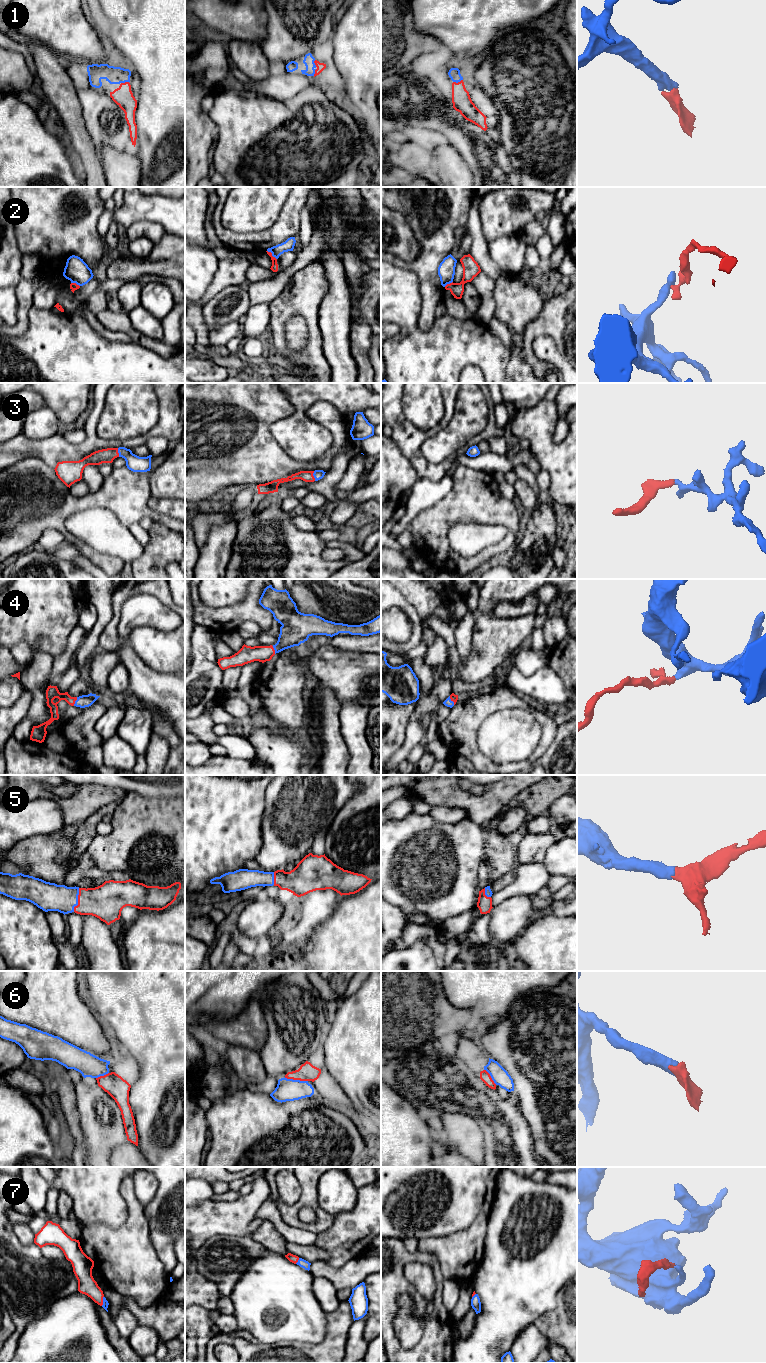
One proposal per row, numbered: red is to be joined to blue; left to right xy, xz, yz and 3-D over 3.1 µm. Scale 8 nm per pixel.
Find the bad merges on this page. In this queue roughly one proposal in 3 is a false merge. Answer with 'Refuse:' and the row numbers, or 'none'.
Refuse: 2, 6

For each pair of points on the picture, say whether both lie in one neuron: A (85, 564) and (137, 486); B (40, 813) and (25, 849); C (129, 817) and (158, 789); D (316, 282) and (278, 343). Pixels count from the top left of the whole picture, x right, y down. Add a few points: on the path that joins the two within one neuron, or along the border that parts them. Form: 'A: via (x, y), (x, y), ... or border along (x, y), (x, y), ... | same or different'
A: border along (82, 554), (100, 568) | different
B: border along (53, 832), (21, 839), (10, 849) | different
C: border along (127, 791), (133, 791), (146, 797), (174, 797) | different
D: via (301, 297), (278, 320), (278, 328) | same

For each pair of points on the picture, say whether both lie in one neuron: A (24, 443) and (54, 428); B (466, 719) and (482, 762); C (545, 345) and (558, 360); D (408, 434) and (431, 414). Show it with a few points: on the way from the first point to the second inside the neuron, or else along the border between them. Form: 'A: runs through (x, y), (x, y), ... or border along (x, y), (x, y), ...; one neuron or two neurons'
A: border along (21, 433), (31, 438), (48, 438), (56, 435); two neurons
B: runs through (466, 730), (466, 745), (472, 751); one neuron
C: runs through (547, 349), (554, 356); one neuron
D: border along (402, 407), (420, 429), (439, 423); two neurons

